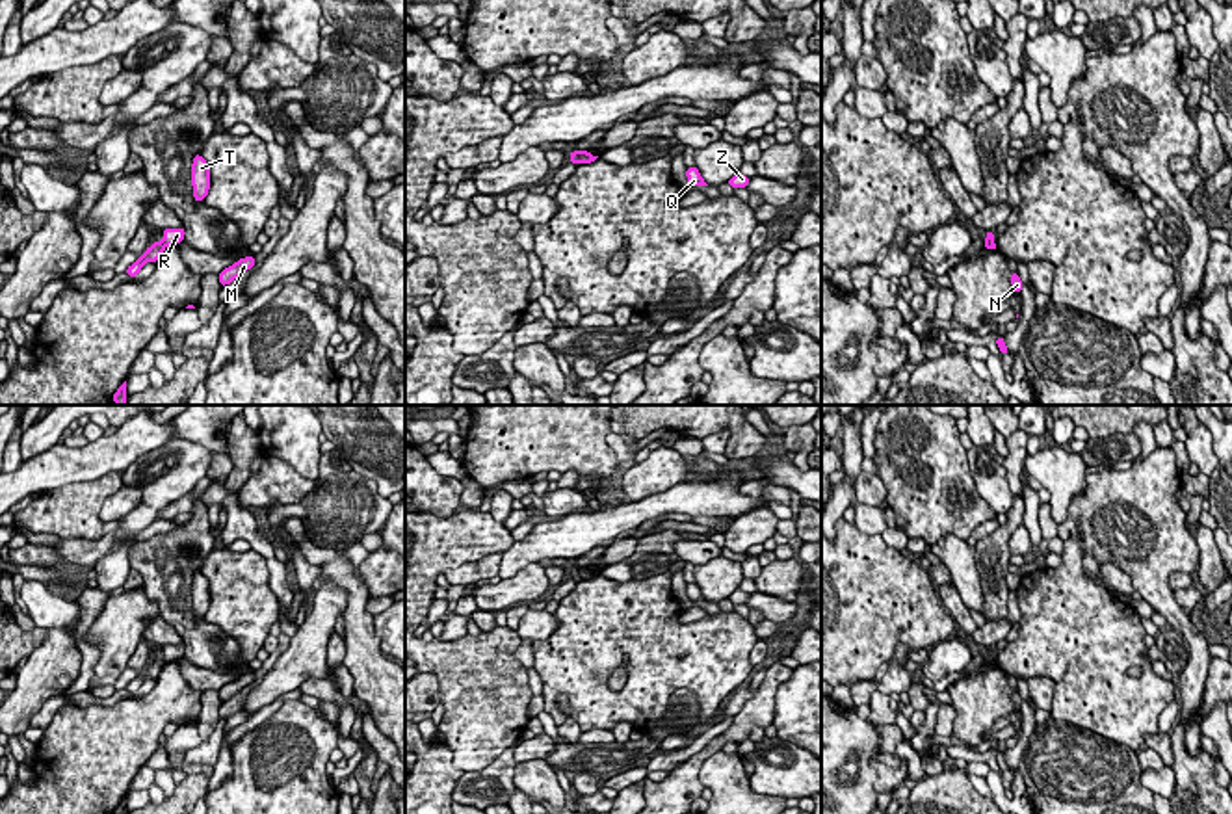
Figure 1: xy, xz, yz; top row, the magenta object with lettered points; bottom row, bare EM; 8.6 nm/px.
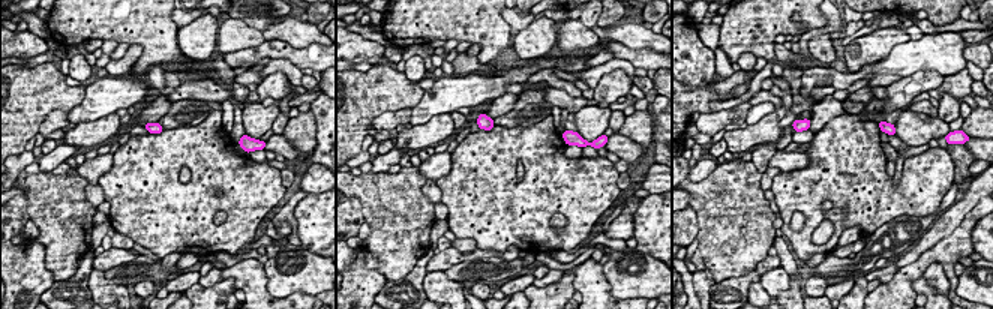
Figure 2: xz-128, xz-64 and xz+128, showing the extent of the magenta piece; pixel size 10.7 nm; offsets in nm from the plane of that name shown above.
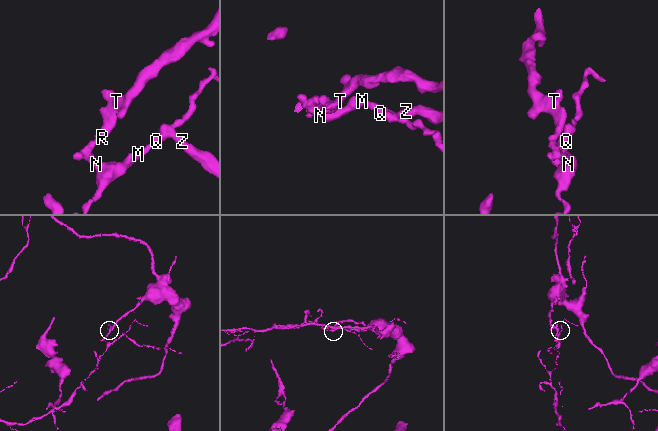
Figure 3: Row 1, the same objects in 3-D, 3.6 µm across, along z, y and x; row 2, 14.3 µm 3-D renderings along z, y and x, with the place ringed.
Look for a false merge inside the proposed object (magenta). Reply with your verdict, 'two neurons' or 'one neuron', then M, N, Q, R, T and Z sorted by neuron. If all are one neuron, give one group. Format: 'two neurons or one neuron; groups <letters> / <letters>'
two neurons; groups M N Q Z / R T

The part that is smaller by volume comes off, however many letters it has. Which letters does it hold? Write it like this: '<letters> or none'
M, N, Q, Z

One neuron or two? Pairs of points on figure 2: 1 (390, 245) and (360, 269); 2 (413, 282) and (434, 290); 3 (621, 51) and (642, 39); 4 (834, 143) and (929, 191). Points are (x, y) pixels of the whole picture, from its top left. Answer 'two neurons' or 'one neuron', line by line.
1: two neurons
2: two neurons
3: two neurons
4: one neuron

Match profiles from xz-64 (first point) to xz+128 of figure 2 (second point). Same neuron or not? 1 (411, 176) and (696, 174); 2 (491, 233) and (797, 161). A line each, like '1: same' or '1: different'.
1: different
2: different

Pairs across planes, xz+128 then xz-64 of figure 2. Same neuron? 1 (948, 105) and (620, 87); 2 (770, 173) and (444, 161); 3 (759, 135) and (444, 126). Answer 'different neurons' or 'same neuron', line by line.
1: different neurons
2: different neurons
3: same neuron

